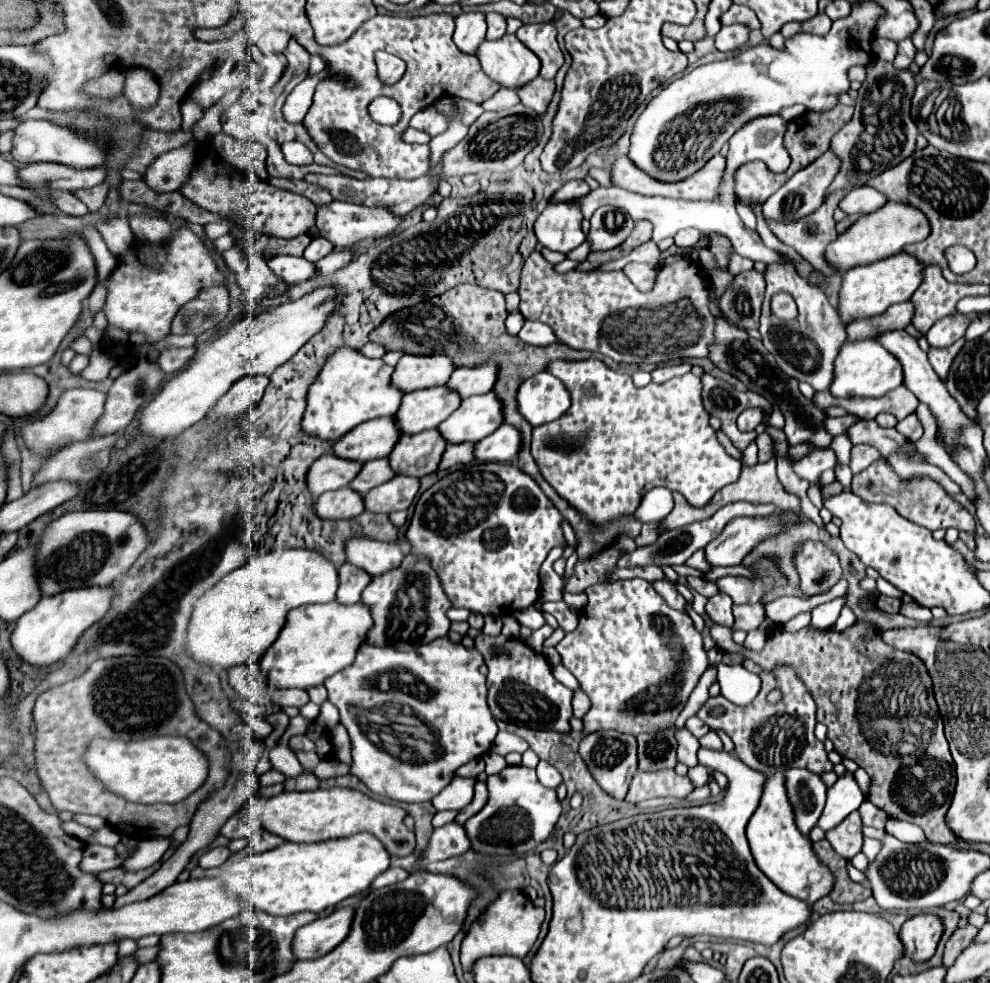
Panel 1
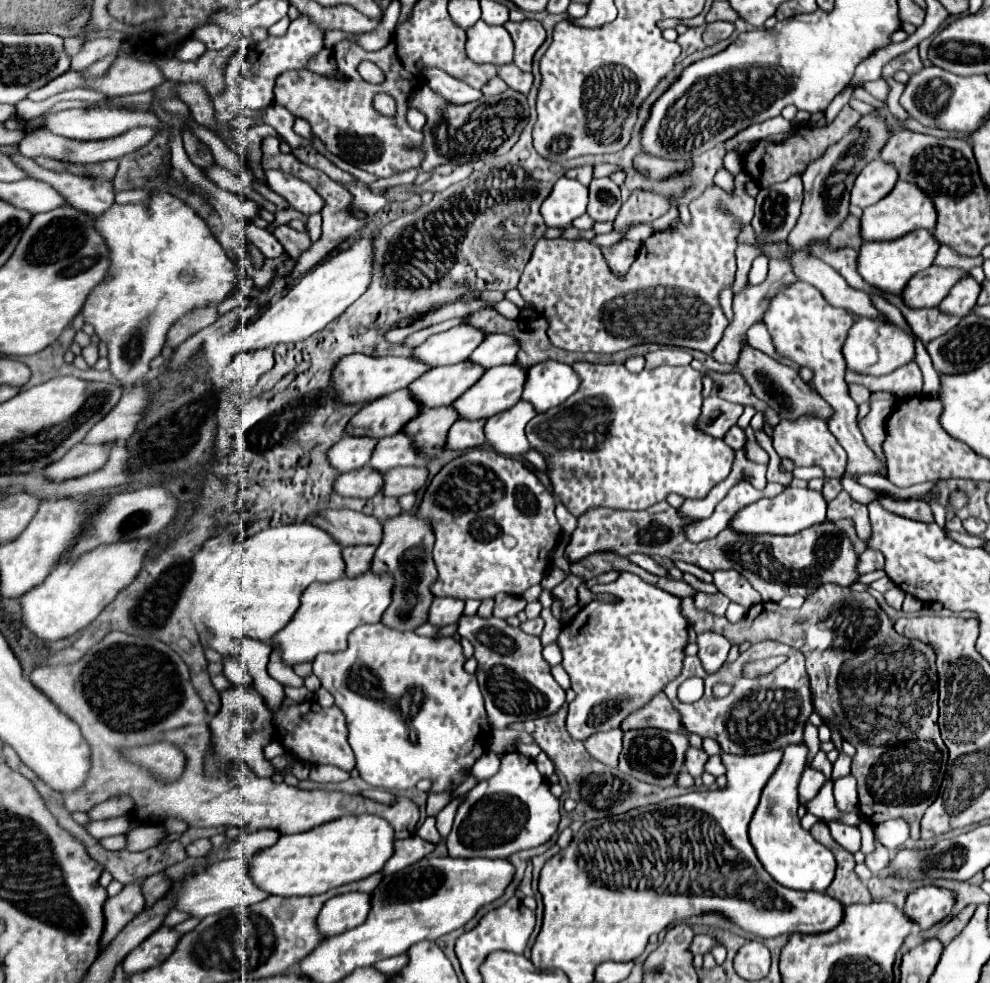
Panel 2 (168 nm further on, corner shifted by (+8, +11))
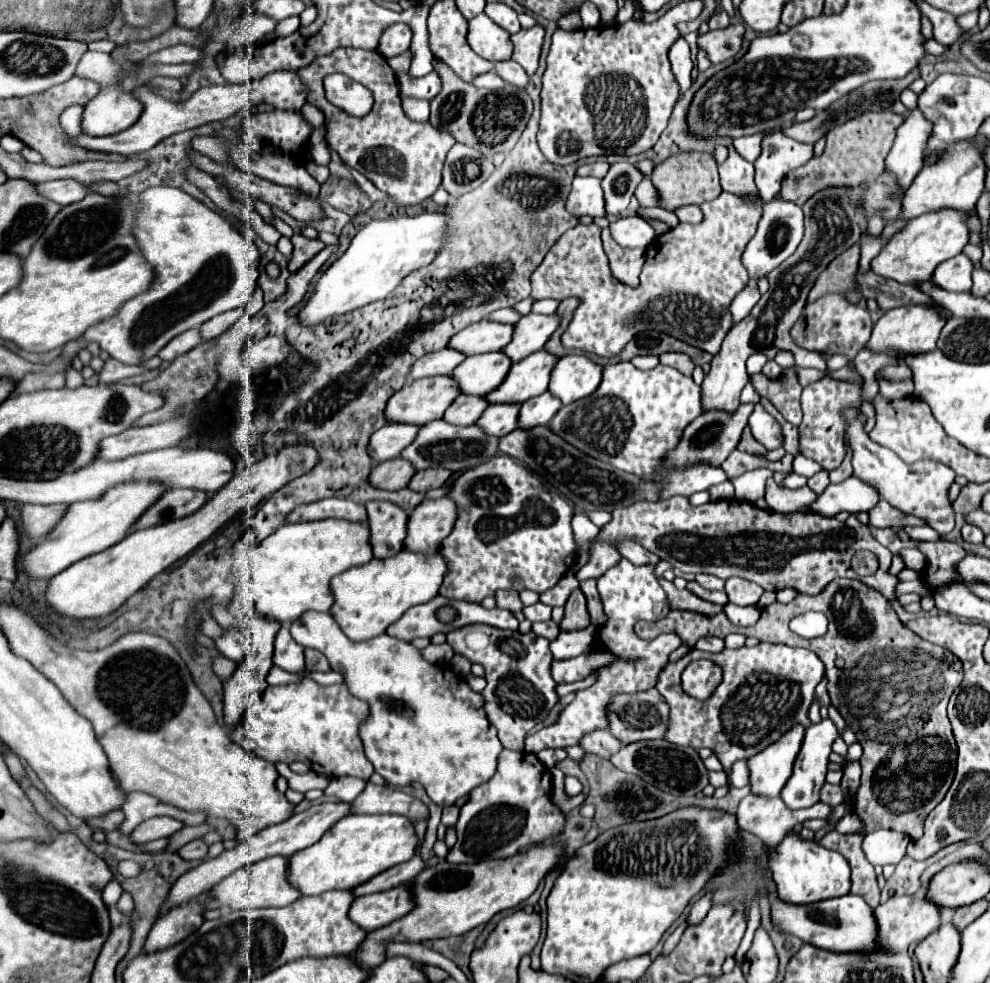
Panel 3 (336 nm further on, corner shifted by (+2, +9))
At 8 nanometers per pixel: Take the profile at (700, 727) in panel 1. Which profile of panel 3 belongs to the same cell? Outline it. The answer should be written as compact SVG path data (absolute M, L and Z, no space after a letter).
M656 688L642 690L638 694L614 696L614 702L610 702L610 710L606 710L606 714L610 722L610 732L624 744L664 738L668 728L668 704Z

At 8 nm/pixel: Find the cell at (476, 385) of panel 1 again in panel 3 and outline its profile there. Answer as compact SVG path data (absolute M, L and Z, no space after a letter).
M526 314L514 330L514 338L510 346L504 348L504 354L512 358L512 362L518 362L526 358L526 354L532 354L548 342L548 338L558 330L560 318L558 314L552 316L542 316L542 314Z

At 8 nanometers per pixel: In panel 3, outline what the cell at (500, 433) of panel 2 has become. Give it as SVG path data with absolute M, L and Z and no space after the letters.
M544 392L536 398L530 398L522 404L520 418L518 418L518 428L534 428L534 426L544 426L554 418L554 414L562 408L560 398L554 398L550 392Z

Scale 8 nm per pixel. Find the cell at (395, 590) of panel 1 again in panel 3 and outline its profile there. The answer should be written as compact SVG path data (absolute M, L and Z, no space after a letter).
M424 498L410 514L408 538L404 542L404 548L424 554L436 552L442 540L452 532L456 520L458 506L452 498Z

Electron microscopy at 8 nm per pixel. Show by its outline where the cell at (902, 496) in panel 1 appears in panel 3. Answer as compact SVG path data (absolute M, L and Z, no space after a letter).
M880 500L870 510L870 526L874 528L900 528L900 526L918 526L924 524L920 518L902 514L898 508L890 506L886 500Z

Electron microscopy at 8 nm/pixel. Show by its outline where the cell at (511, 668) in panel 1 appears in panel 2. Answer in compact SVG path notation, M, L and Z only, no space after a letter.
M462 616L458 620L458 634L468 638L474 646L474 658L478 660L476 678L486 702L490 726L506 728L512 722L550 716L560 710L566 694L552 678L548 662L542 658L540 638L528 636L520 628L512 628L494 616Z

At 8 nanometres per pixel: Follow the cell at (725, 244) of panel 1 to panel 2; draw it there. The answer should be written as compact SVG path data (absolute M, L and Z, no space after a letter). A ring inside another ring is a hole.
M740 170L740 174L736 176L734 196L726 194L714 184L708 186L706 192L690 204L692 224L678 224L676 228L654 232L650 240L640 246L640 252L632 268L628 270L628 276L612 276L612 270L608 268L608 264L604 264L604 254L588 240L568 242L562 238L540 238L532 250L530 262L520 276L520 296L548 320L548 338L562 350L614 354L638 344L656 342L712 354L722 338L722 332L728 326L728 320L718 304L718 292L734 282L736 232L740 232L740 224L748 224L754 216L754 198L744 192L744 182L748 180L748 174ZM722 208L726 208L728 214L724 214Z

